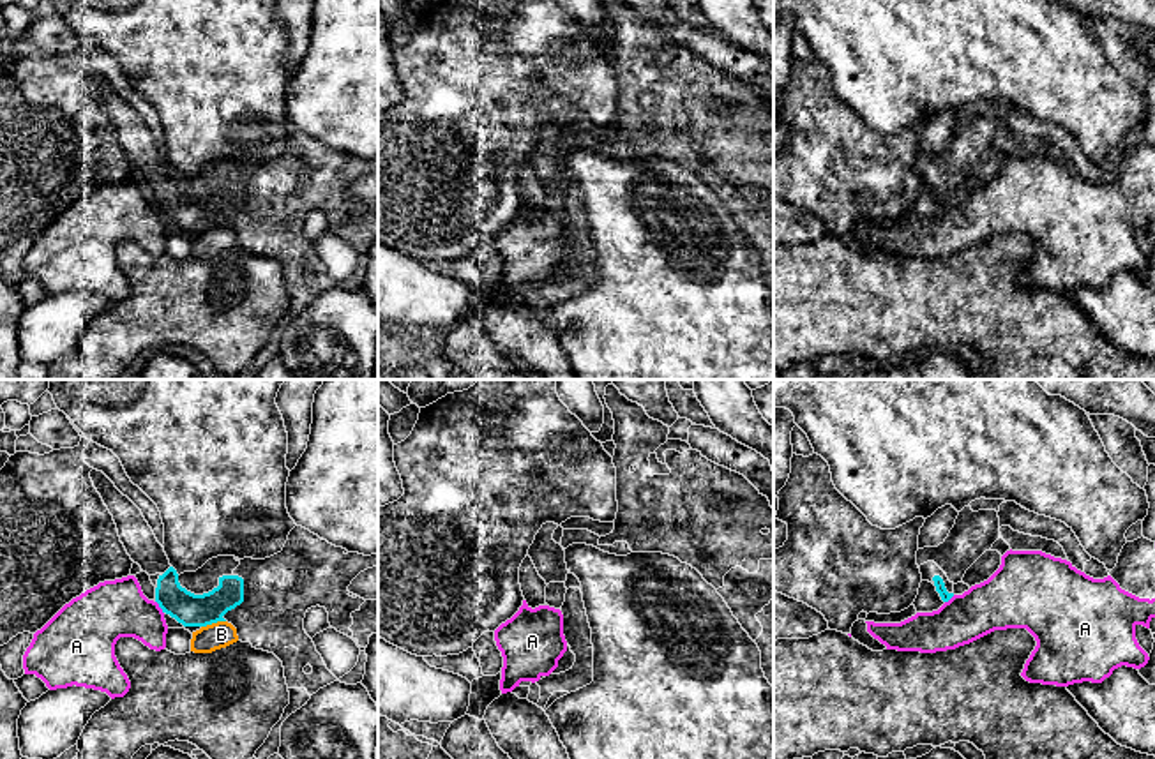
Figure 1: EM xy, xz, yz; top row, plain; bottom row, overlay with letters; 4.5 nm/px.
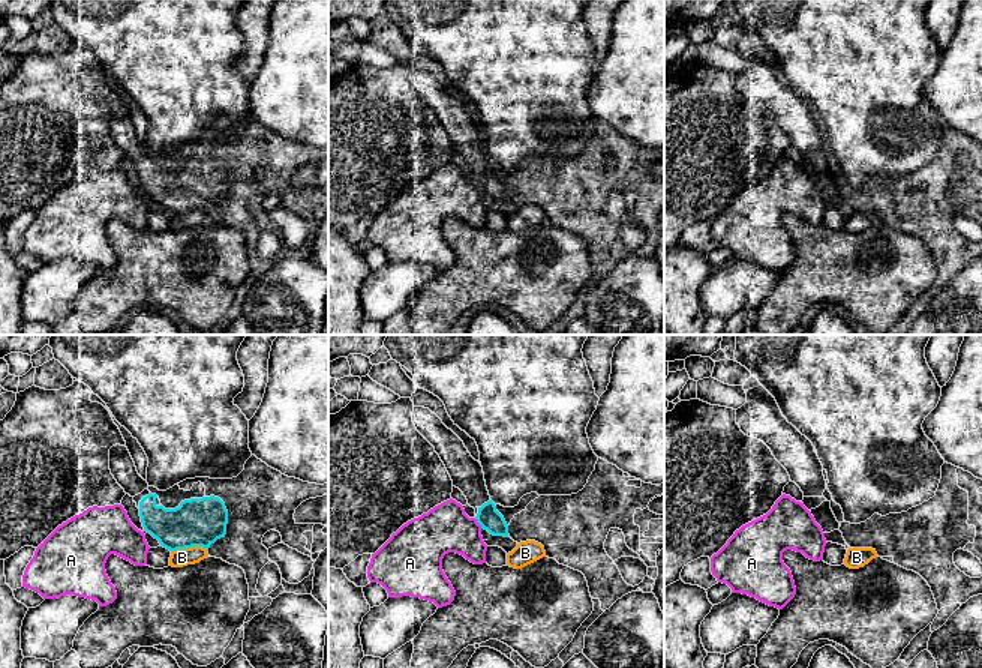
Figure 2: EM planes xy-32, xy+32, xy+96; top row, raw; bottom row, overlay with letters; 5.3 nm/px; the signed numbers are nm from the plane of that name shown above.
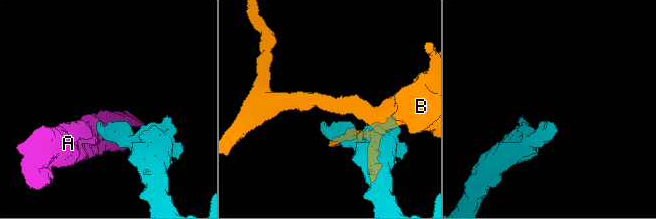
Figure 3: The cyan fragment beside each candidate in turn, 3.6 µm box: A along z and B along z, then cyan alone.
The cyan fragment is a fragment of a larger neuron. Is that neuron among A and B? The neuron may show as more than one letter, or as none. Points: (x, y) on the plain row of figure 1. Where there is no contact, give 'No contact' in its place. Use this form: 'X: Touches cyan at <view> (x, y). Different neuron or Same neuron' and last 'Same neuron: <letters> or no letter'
A: Touches cyan at xy (159, 210). Different neuron
B: Touches cyan at xy (212, 226). Different neuron
Same neuron: no letter

